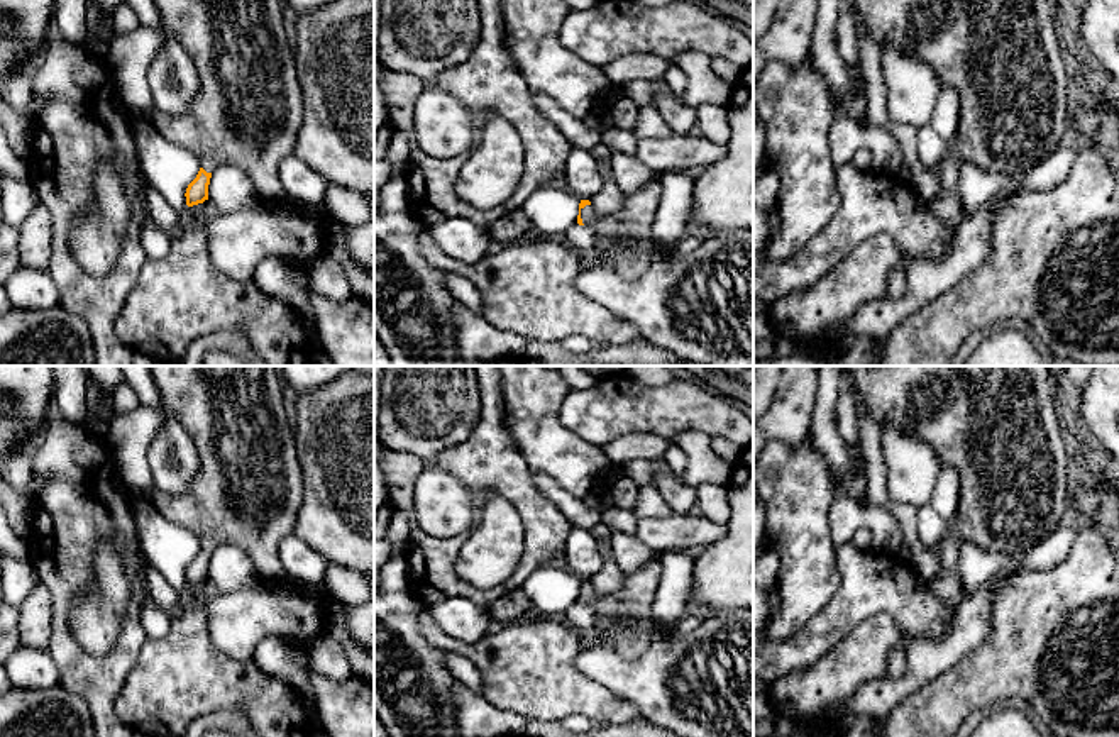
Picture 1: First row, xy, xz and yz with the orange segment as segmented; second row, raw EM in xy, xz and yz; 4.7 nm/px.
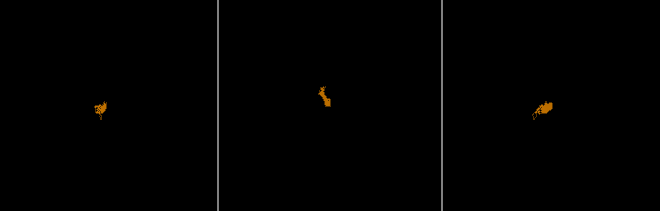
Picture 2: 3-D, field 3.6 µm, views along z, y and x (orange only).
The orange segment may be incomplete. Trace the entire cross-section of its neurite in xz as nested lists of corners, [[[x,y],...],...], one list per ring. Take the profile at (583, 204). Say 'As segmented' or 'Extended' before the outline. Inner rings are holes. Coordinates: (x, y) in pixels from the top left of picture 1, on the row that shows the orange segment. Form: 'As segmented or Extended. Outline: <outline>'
Extended. Outline: [[[653,181],[626,195],[618,212],[599,215],[589,200],[581,200],[577,224],[591,229],[596,242],[584,254],[586,266],[609,263],[623,280],[638,280],[659,249],[653,220],[660,205],[662,185]]]

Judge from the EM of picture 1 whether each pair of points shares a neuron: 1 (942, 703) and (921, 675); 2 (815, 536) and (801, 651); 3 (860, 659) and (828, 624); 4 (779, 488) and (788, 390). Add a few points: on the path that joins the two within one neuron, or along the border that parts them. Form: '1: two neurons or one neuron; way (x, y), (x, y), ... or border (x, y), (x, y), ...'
1: two neurons; border (960, 659), (896, 707)
2: two neurons; border (833, 597), (793, 634), (771, 641)
3: two neurons; border (876, 615), (859, 622), (813, 664)
4: two neurons; border (808, 434), (794, 448), (781, 441), (771, 441)

